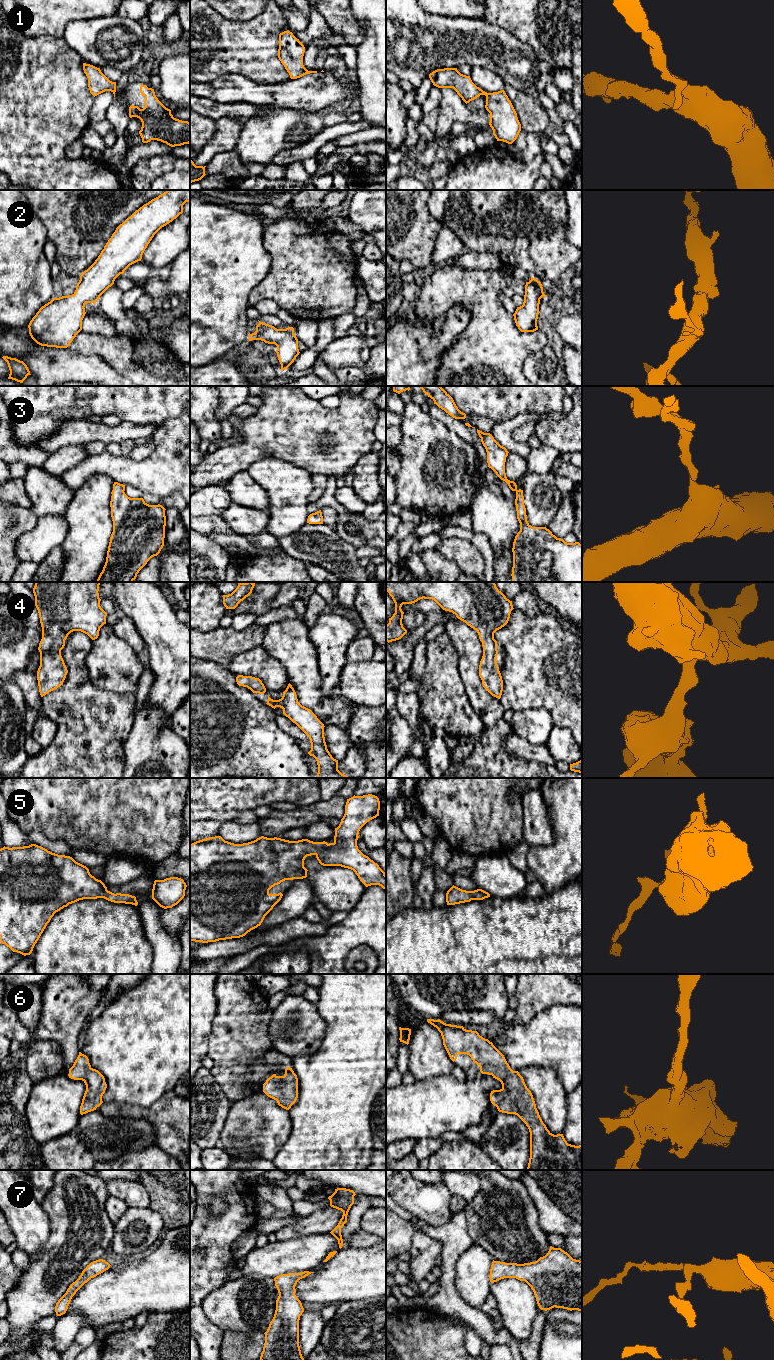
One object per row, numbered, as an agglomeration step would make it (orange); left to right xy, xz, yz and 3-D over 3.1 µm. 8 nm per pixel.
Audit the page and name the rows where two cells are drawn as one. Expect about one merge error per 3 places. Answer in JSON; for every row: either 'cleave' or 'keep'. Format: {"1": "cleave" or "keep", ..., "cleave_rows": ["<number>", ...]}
{"1": "keep", "2": "keep", "3": "keep", "4": "keep", "5": "keep", "6": "keep", "7": "keep", "cleave_rows": []}

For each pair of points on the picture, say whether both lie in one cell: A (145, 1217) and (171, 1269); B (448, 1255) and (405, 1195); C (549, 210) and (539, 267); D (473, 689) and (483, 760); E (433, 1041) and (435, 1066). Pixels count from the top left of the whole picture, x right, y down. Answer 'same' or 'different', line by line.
A: different
B: different
C: same
D: same
E: same

